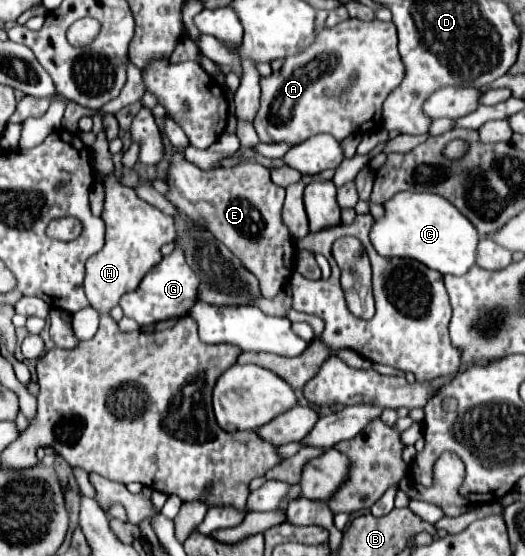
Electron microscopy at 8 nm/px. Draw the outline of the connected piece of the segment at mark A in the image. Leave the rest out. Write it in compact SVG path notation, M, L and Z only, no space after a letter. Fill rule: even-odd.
M347 19L331 29L323 29L317 37L317 41L305 49L303 53L291 55L285 59L283 67L275 71L271 77L261 79L261 107L255 115L255 131L263 143L277 143L287 141L291 145L303 143L307 137L329 133L337 141L343 141L347 135L361 135L381 125L381 105L387 99L387 95L401 85L405 77L405 65L397 51L397 31L393 23L383 21L359 21L359 19ZM357 71L359 77L351 85L351 89L341 99L327 99L323 95L325 87L331 89L343 89L349 85L351 73Z

